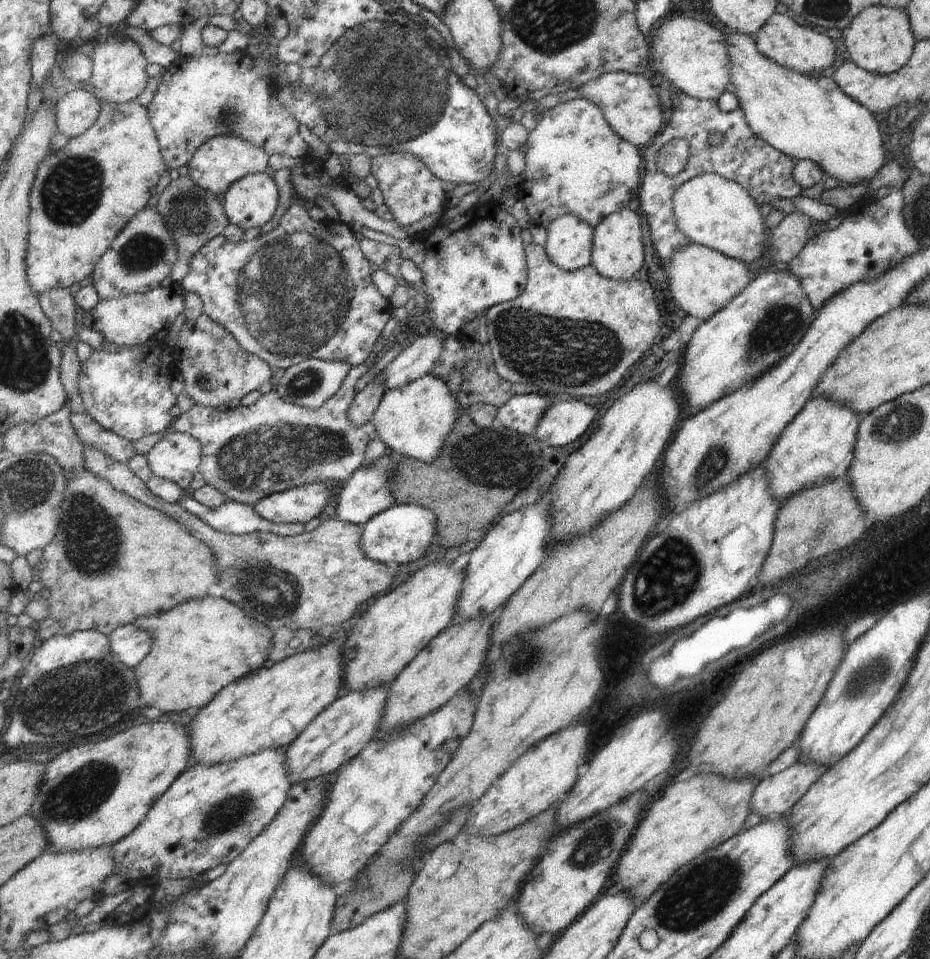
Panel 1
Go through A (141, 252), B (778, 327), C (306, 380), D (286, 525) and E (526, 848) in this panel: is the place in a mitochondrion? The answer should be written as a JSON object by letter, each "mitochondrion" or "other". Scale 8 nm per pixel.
{"A":"mitochondrion","B":"mitochondrion","C":"mitochondrion","D":"other","E":"other"}

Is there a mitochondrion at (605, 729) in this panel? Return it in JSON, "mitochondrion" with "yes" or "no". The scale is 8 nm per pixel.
{"mitochondrion":"no"}

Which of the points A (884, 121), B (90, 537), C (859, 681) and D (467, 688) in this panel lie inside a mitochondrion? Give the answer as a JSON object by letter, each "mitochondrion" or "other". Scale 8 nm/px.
{"A":"other","B":"mitochondrion","C":"mitochondrion","D":"other"}

